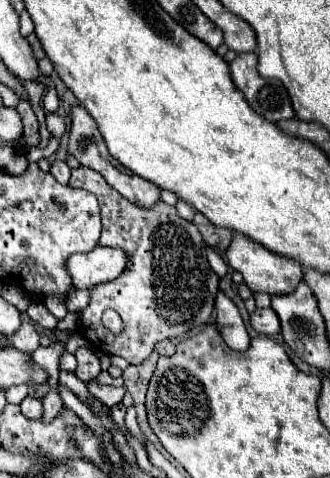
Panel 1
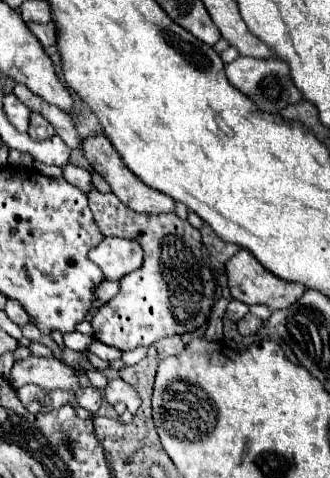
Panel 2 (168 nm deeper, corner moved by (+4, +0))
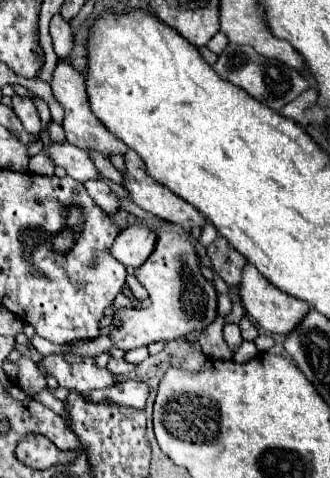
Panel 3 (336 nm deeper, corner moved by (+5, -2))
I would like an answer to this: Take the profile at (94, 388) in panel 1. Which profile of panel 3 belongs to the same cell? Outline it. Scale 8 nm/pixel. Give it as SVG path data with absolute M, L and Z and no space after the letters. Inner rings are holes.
M122 380L112 386L112 402L128 404L132 408L144 408L150 388L142 380Z

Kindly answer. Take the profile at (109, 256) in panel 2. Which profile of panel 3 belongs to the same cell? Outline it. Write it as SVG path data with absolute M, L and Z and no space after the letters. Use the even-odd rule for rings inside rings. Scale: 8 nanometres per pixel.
M128 226L116 238L112 246L112 256L124 266L142 266L156 246L156 232L146 226Z

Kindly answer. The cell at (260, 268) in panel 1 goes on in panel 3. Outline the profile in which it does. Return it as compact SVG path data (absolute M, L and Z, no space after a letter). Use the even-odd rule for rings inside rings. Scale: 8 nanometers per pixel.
M248 264L248 268L244 268L244 280L240 284L240 298L244 302L244 308L248 310L248 314L252 318L256 318L256 322L270 334L280 334L280 336L288 336L308 314L310 306L304 300L298 300L294 296L284 294L282 290L274 288L252 264Z

